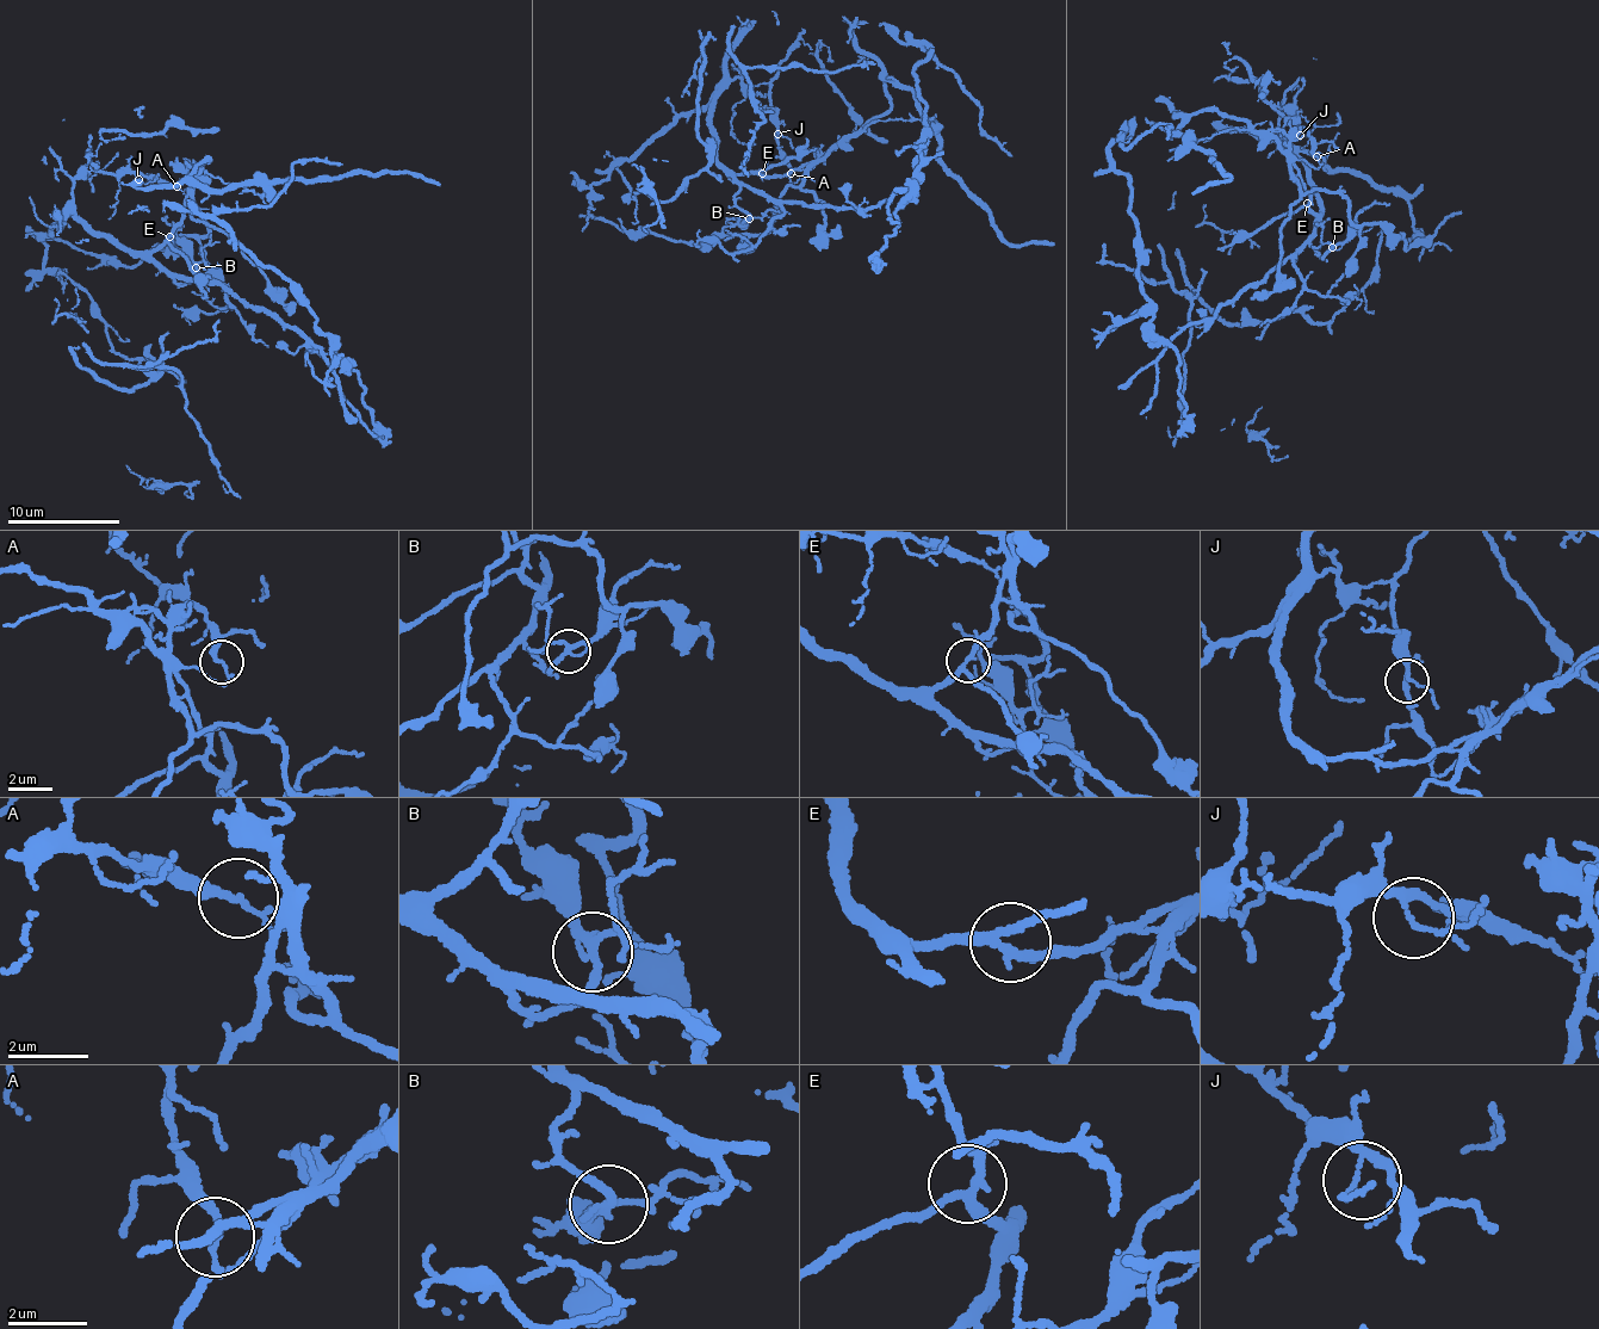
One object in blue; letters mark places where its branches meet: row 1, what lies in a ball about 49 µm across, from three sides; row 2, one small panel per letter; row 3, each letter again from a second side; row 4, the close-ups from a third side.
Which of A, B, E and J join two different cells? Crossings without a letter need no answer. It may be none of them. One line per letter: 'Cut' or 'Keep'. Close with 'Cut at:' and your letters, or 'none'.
A: Cut
B: Cut
E: Keep
J: Keep
Cut at: A, B

